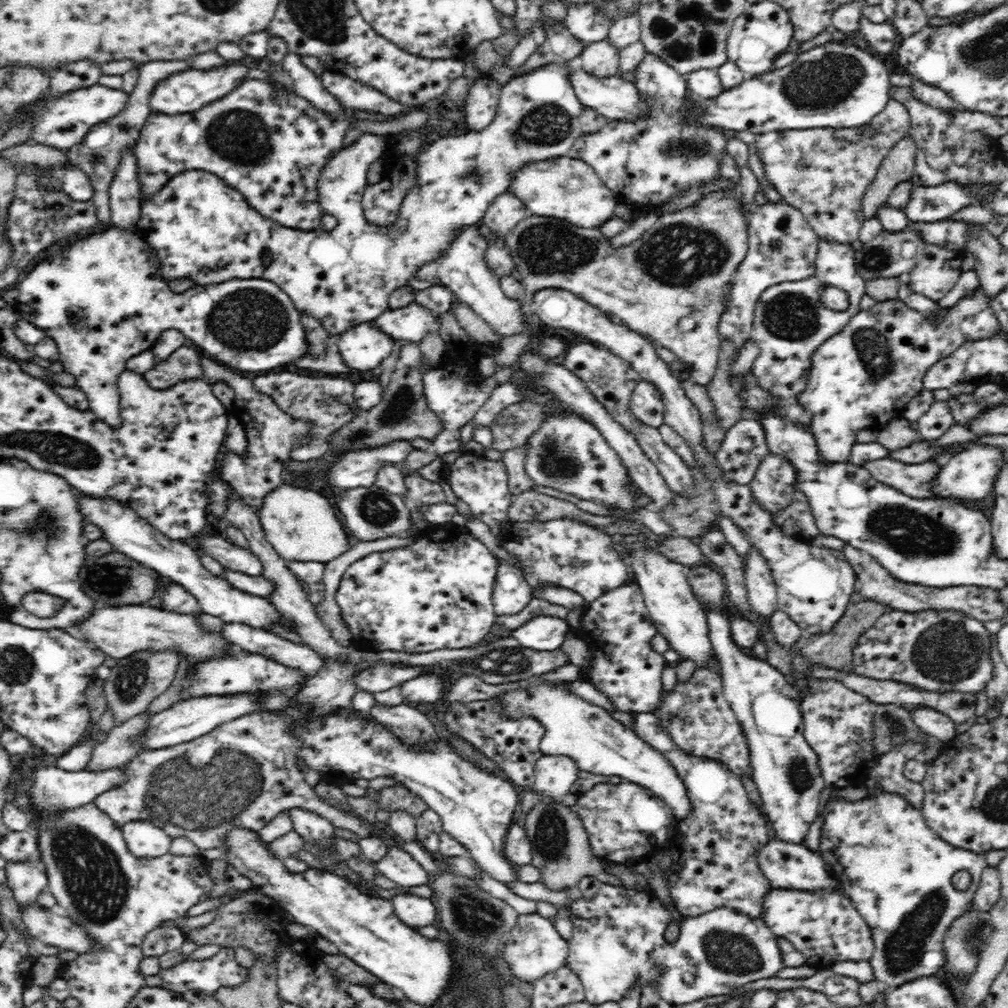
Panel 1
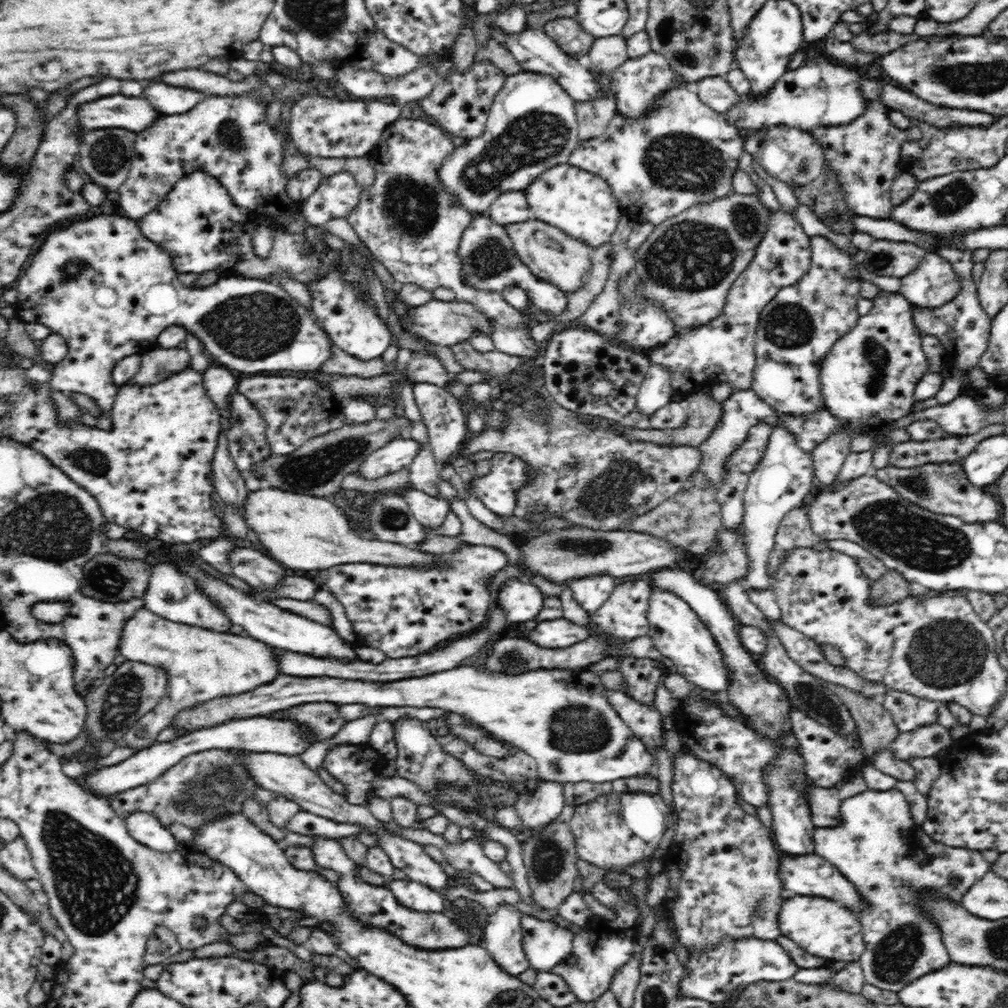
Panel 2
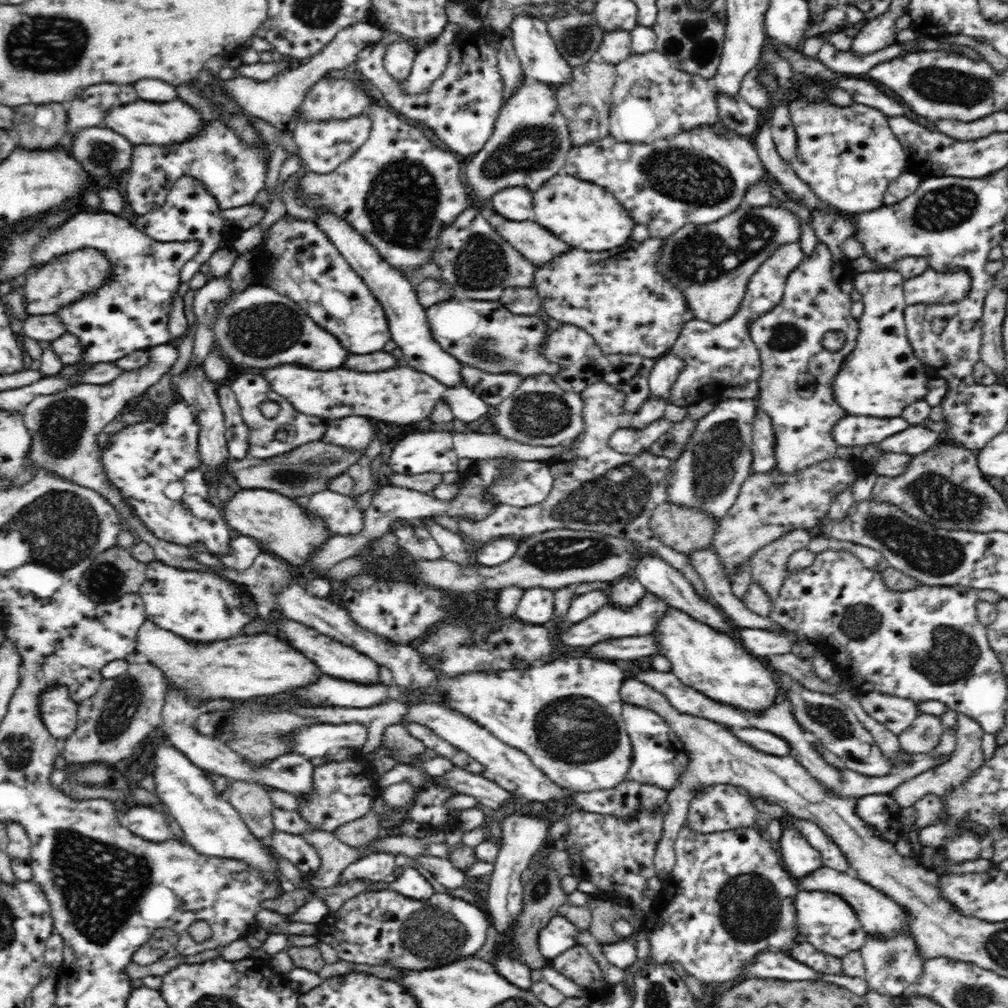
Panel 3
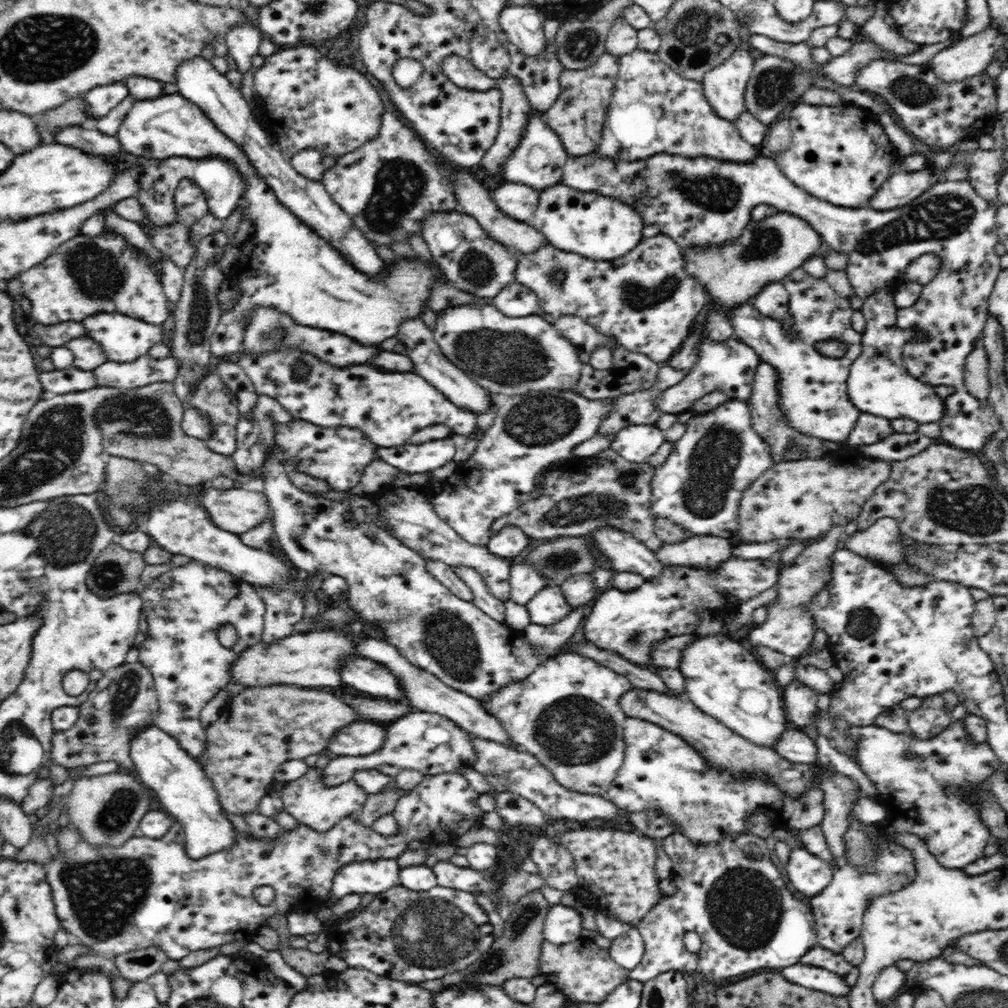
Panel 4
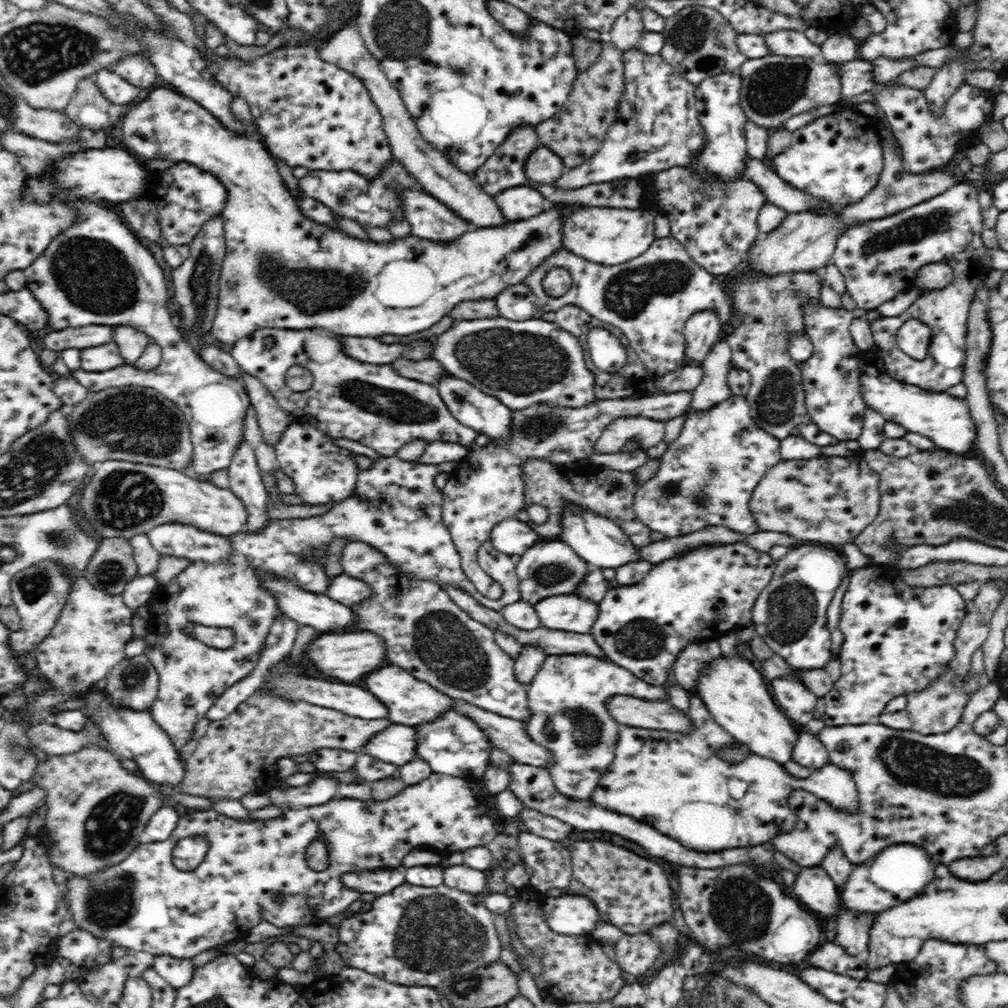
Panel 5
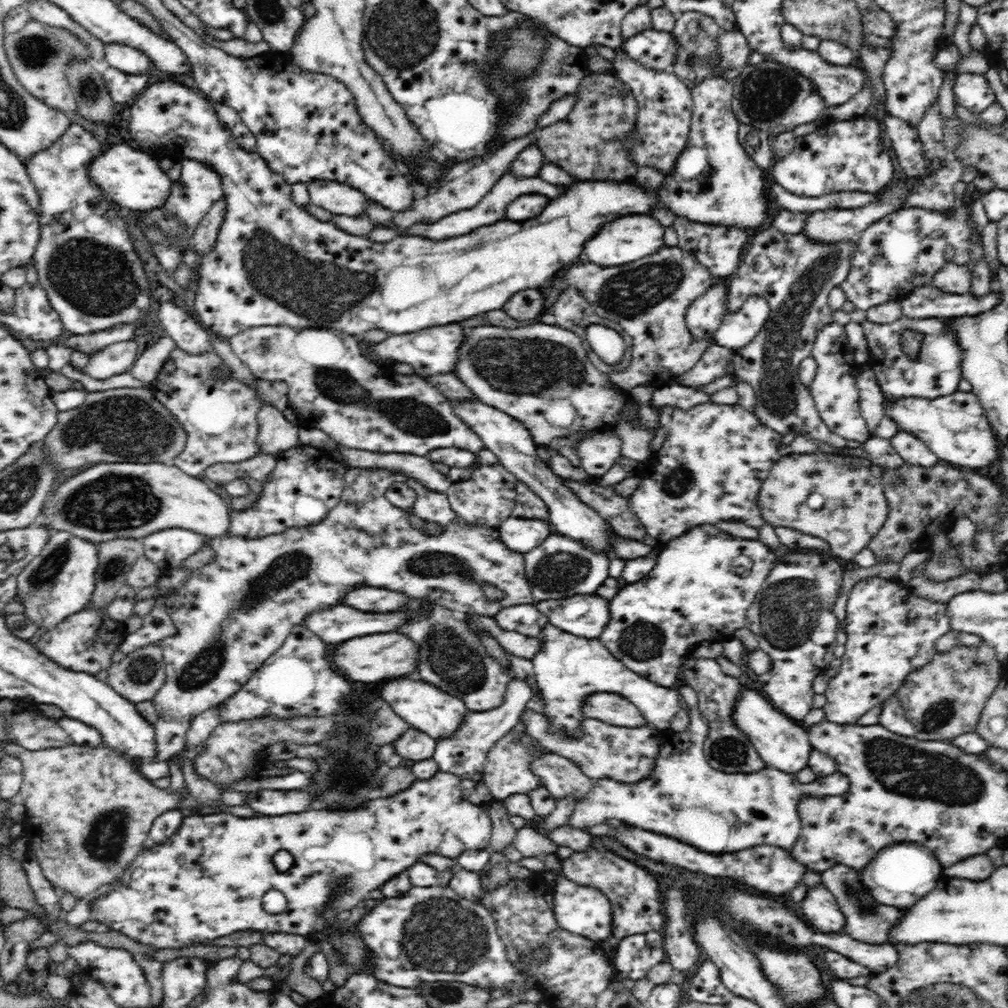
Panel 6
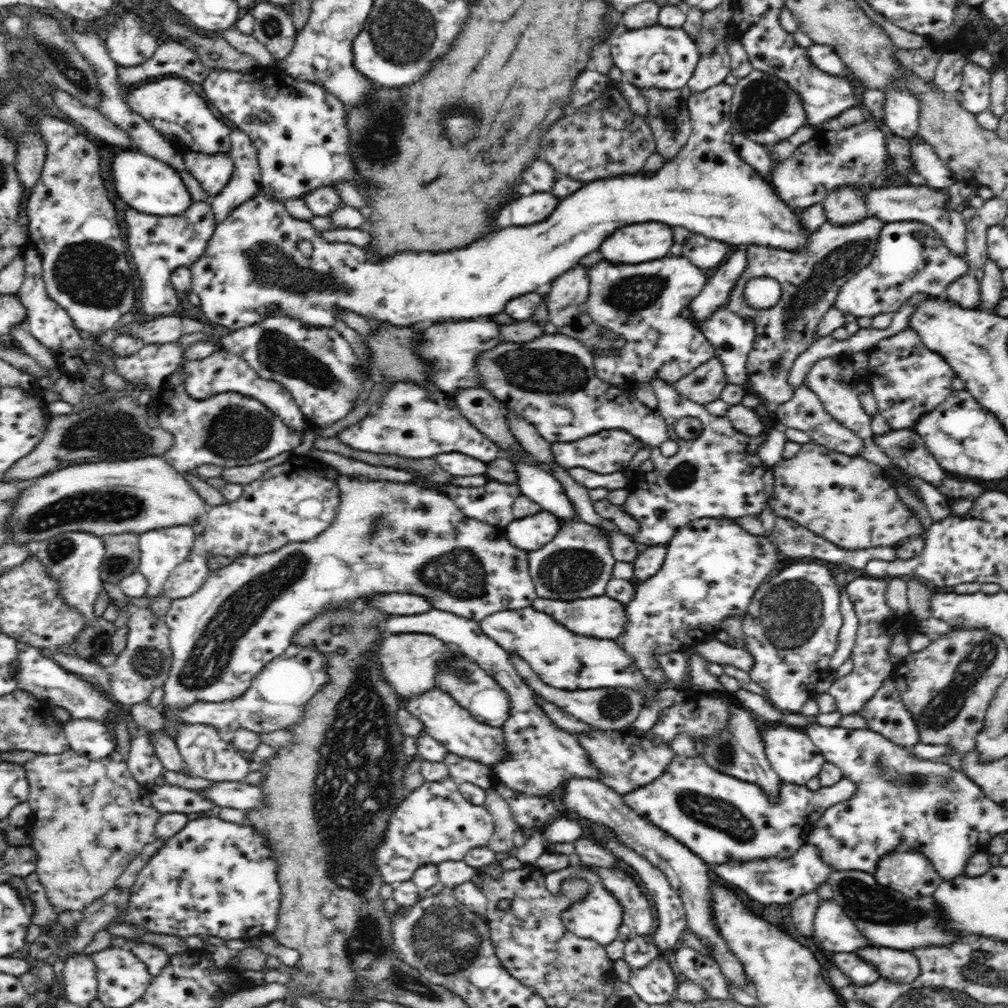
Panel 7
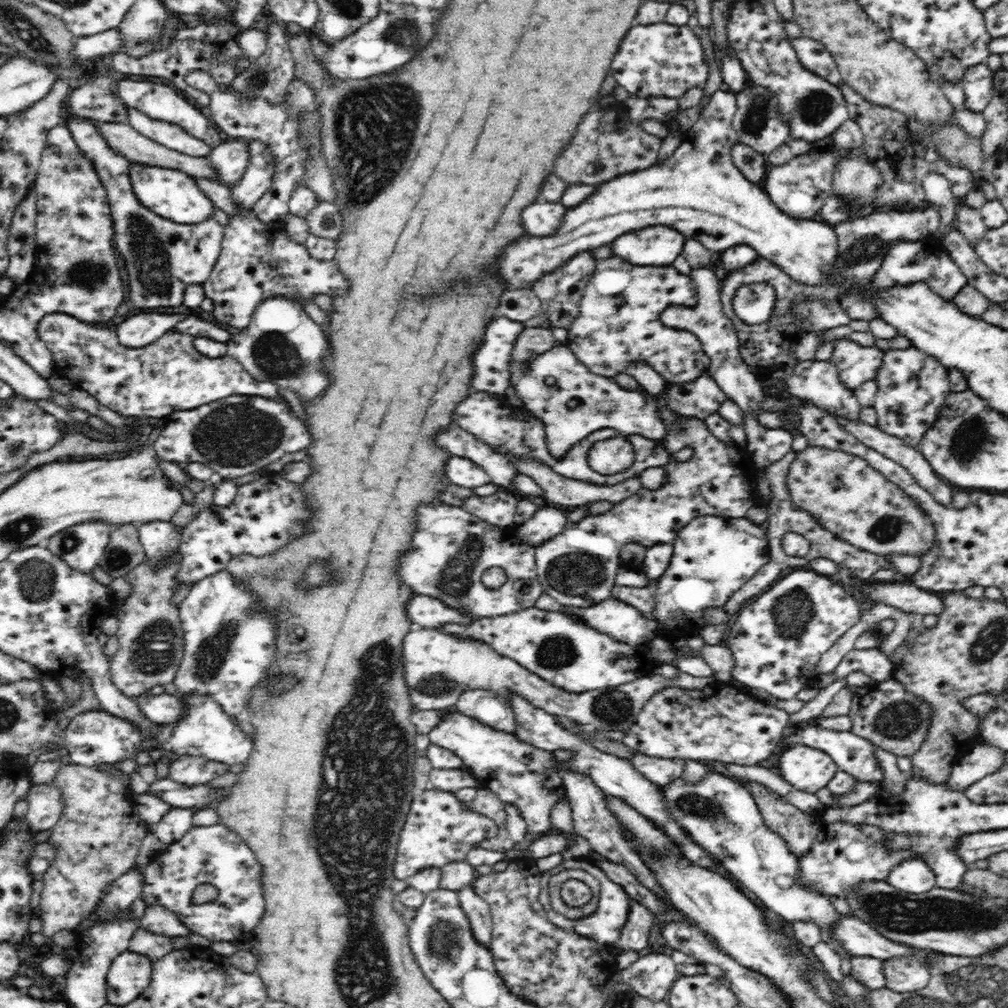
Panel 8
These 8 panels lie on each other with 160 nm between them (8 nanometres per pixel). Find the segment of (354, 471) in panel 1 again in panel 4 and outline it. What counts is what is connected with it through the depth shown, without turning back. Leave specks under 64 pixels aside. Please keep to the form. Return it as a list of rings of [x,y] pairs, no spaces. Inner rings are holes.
[[[450,438],[428,441],[420,446],[404,444],[394,448],[375,446],[376,459],[400,472],[430,472],[454,461],[455,442]]]

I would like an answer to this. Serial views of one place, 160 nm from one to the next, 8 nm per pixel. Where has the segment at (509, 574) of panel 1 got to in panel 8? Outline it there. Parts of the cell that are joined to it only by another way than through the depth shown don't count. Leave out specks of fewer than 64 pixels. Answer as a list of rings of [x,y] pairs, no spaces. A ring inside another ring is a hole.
[[[543,592],[541,596],[538,597],[536,606],[542,610],[573,612],[573,614],[577,614],[582,620],[586,620],[587,624],[594,628],[594,630],[599,630],[604,634],[610,634],[614,640],[625,642],[625,644],[642,645],[655,636],[654,630],[652,630],[652,622],[650,622],[641,611],[634,608],[630,603],[622,602],[618,599],[606,599],[590,608],[569,607],[558,603],[558,601],[552,598],[549,594]]]

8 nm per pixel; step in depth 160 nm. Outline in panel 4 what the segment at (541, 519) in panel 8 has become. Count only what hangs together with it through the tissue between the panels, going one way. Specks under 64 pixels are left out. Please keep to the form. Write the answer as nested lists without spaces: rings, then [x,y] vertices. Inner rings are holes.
[[[502,526],[490,537],[487,547],[492,554],[515,561],[526,553],[531,538],[517,526]]]

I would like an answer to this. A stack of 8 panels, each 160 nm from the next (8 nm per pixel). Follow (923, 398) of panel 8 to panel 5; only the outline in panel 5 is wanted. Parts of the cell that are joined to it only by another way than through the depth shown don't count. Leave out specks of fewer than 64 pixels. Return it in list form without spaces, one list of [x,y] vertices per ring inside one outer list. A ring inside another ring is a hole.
[[[958,182],[946,192],[930,198],[930,200],[918,203],[906,210],[898,211],[896,214],[888,215],[887,218],[864,222],[860,226],[854,226],[854,228],[844,231],[839,236],[831,263],[836,265],[844,275],[847,292],[852,300],[856,302],[856,306],[864,308],[866,311],[876,309],[880,304],[884,304],[884,302],[908,290],[912,285],[913,275],[923,266],[932,263],[946,263],[955,272],[953,281],[946,288],[931,290],[925,295],[920,295],[908,307],[908,310],[900,316],[881,316],[880,318],[868,320],[870,333],[872,333],[873,348],[880,352],[882,363],[884,363],[884,371],[898,382],[937,393],[946,393],[952,386],[963,382],[969,306],[972,302],[971,298],[974,298],[974,294],[976,294],[976,288],[978,288],[980,280],[983,280],[986,274],[990,272],[990,268],[986,265],[986,246],[980,239],[980,232],[985,227],[978,193],[979,189],[973,185]],[[910,319],[919,320],[930,327],[928,352],[925,359],[921,361],[906,355],[897,345],[898,329]]]

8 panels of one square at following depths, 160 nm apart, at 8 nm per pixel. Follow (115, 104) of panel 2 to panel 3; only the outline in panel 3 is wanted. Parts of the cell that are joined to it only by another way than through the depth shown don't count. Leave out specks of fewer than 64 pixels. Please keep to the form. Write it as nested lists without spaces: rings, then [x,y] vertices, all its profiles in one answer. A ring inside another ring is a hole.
[[[179,98],[168,102],[144,102],[136,100],[126,108],[112,108],[104,120],[105,126],[128,139],[134,147],[138,145],[154,145],[168,148],[188,139],[195,139],[205,132],[205,120],[192,105]]]

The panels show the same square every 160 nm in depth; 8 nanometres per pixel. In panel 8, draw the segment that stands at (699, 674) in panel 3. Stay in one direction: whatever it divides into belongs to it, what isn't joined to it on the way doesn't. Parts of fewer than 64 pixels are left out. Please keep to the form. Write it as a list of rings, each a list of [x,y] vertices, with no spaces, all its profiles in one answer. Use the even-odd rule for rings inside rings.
[[[796,745],[784,749],[775,759],[776,772],[802,792],[816,794],[838,772],[829,754],[808,746]]]

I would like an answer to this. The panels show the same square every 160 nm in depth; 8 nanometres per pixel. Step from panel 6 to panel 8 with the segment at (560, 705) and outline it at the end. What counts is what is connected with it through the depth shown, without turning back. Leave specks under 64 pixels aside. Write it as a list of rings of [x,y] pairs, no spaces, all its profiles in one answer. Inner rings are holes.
[[[530,607],[498,618],[479,618],[466,628],[470,637],[485,642],[498,654],[514,659],[528,671],[571,693],[616,688],[638,677],[650,676],[663,663],[653,656],[647,643],[628,644],[630,648],[626,652],[625,642],[618,642],[603,632],[600,634],[573,612]]]

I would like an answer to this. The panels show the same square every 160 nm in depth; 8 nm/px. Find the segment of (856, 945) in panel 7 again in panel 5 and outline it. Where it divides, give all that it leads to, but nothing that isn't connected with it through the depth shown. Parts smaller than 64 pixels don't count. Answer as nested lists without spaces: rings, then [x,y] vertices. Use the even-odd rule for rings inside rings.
[[[821,866],[803,868],[795,877],[790,892],[821,922],[832,920],[840,914],[838,890]]]

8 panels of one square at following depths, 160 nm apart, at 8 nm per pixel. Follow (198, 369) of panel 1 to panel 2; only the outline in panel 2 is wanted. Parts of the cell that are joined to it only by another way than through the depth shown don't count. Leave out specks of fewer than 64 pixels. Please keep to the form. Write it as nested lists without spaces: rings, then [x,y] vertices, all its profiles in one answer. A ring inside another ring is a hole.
[[[155,345],[141,354],[138,372],[122,385],[158,384],[190,364],[190,354],[184,347],[164,348]]]

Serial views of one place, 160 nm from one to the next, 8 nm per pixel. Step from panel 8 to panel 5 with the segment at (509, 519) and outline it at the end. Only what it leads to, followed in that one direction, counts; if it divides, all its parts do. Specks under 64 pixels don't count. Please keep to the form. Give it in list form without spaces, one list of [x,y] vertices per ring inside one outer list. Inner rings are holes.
[[[673,391],[653,397],[635,395],[631,399],[600,399],[582,408],[550,407],[550,405],[534,405],[524,410],[515,410],[512,413],[512,436],[510,440],[490,440],[486,448],[470,448],[470,452],[464,460],[457,464],[455,471],[448,477],[447,485],[442,488],[441,494],[444,500],[442,504],[441,518],[446,528],[450,531],[453,543],[461,555],[461,568],[470,582],[488,599],[498,600],[503,595],[503,585],[497,582],[478,565],[477,548],[490,538],[492,529],[504,519],[515,518],[519,510],[525,505],[525,485],[522,478],[521,467],[533,459],[545,459],[561,467],[568,463],[575,463],[580,459],[589,459],[595,453],[594,446],[600,439],[603,431],[614,420],[622,416],[644,416],[665,423],[684,415],[689,409],[692,393],[690,391]]]

